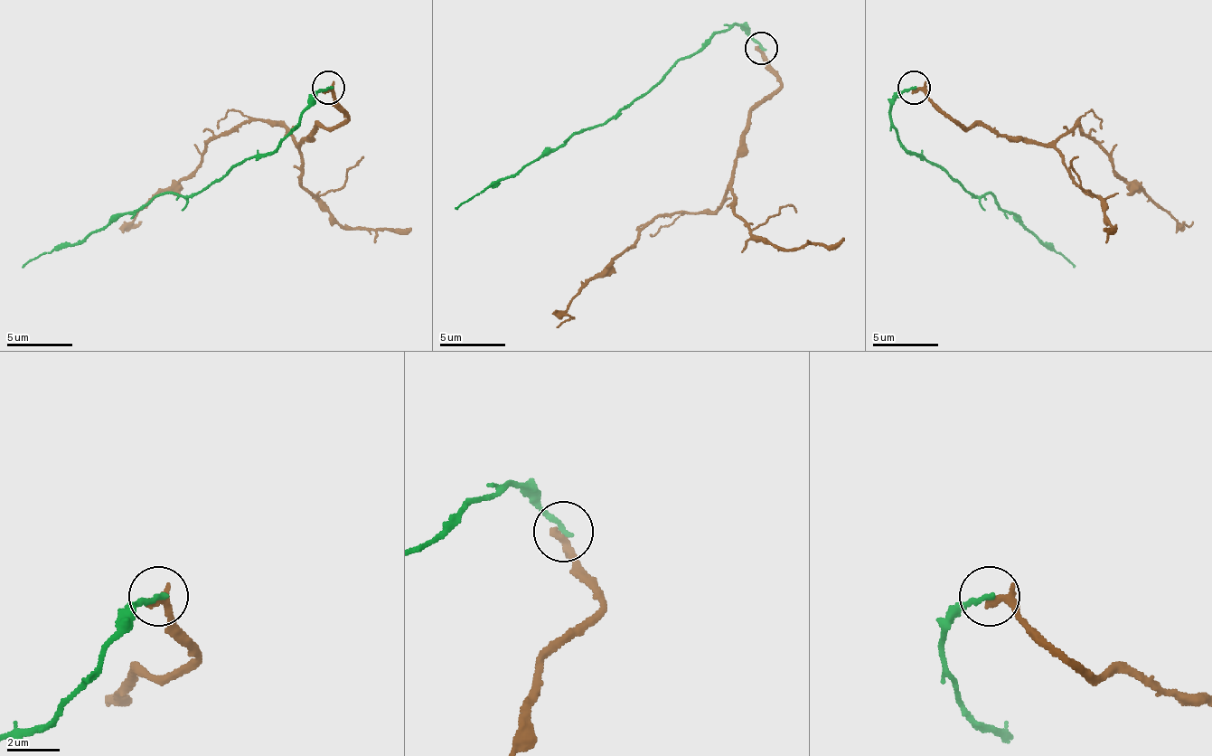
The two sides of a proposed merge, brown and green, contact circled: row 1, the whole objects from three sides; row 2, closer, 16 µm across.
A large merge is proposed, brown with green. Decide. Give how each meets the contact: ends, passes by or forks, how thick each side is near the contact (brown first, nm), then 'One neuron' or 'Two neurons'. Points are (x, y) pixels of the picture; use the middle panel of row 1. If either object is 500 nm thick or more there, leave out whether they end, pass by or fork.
At the ring brown ends. At the ring green ends. Thickness 380 nm (brown) against 240 nm. Two neurons

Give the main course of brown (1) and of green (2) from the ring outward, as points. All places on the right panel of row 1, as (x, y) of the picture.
1: (915, 89), (961, 127), (1023, 136), (1030, 143), (1056, 143), (1079, 119), (1119, 173), (1182, 225), (1192, 222)
2: (915, 87), (891, 107), (897, 139), (967, 193), (991, 193), (1073, 269)

